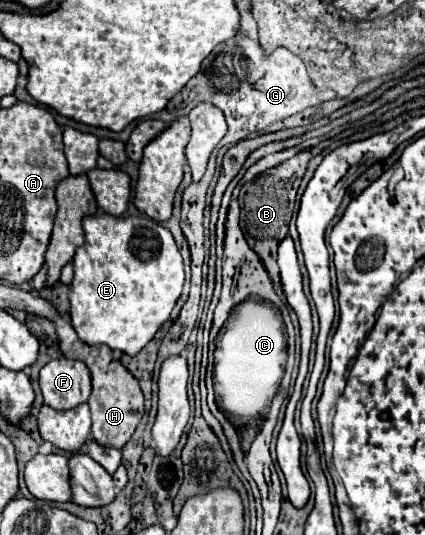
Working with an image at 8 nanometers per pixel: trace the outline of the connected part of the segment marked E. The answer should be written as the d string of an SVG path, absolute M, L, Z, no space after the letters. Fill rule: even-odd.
M102 213L102 215L86 215L84 217L84 233L86 233L86 241L76 249L74 253L74 259L72 259L72 265L74 265L74 279L72 279L72 287L70 287L70 321L72 321L72 327L74 331L78 333L78 337L88 343L88 345L108 345L110 349L118 349L122 353L128 353L128 355L136 355L154 335L156 331L162 327L162 323L170 317L170 311L174 309L178 297L182 295L182 285L184 285L184 263L182 263L182 255L176 247L176 241L172 237L172 233L160 225L158 221L146 217L146 215L140 215L136 219L130 219L130 217L114 217L114 215L108 215L108 213Z

